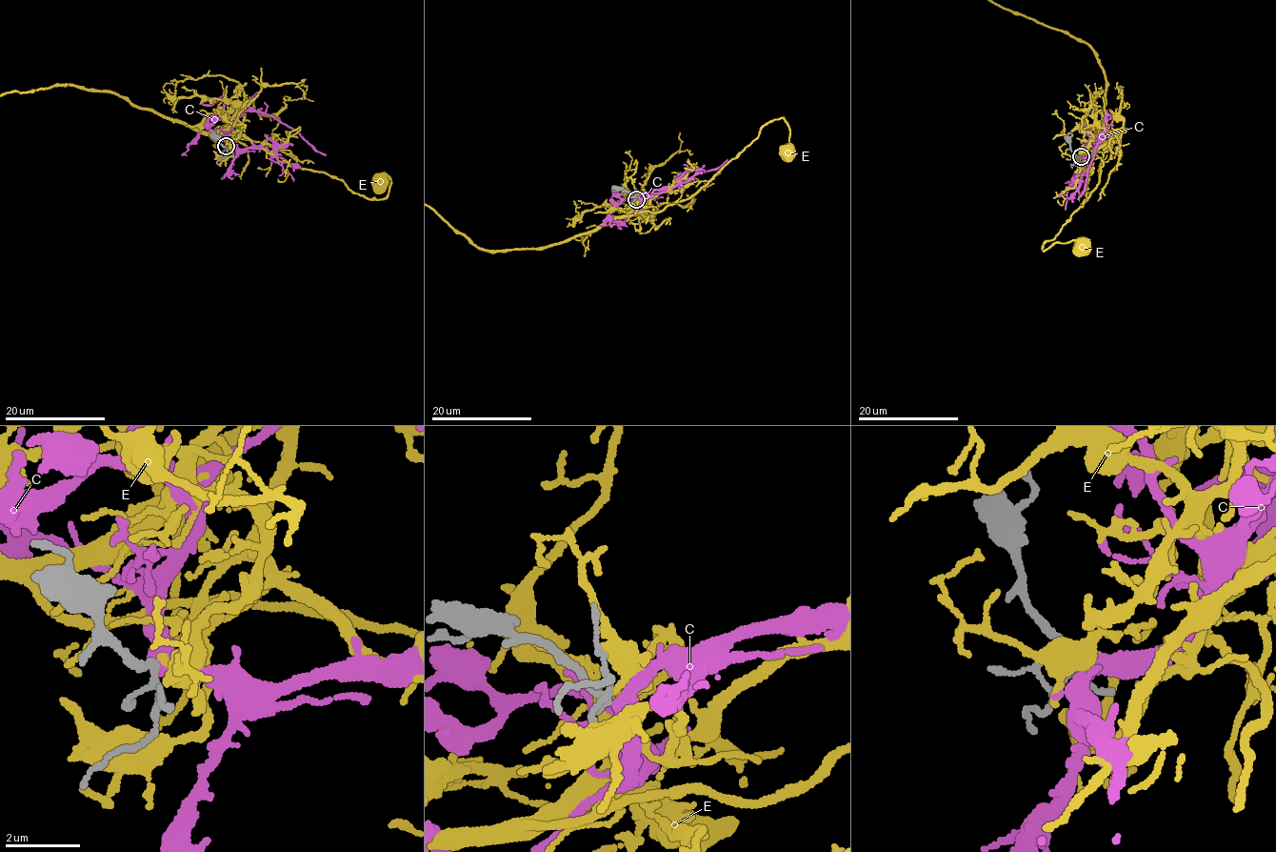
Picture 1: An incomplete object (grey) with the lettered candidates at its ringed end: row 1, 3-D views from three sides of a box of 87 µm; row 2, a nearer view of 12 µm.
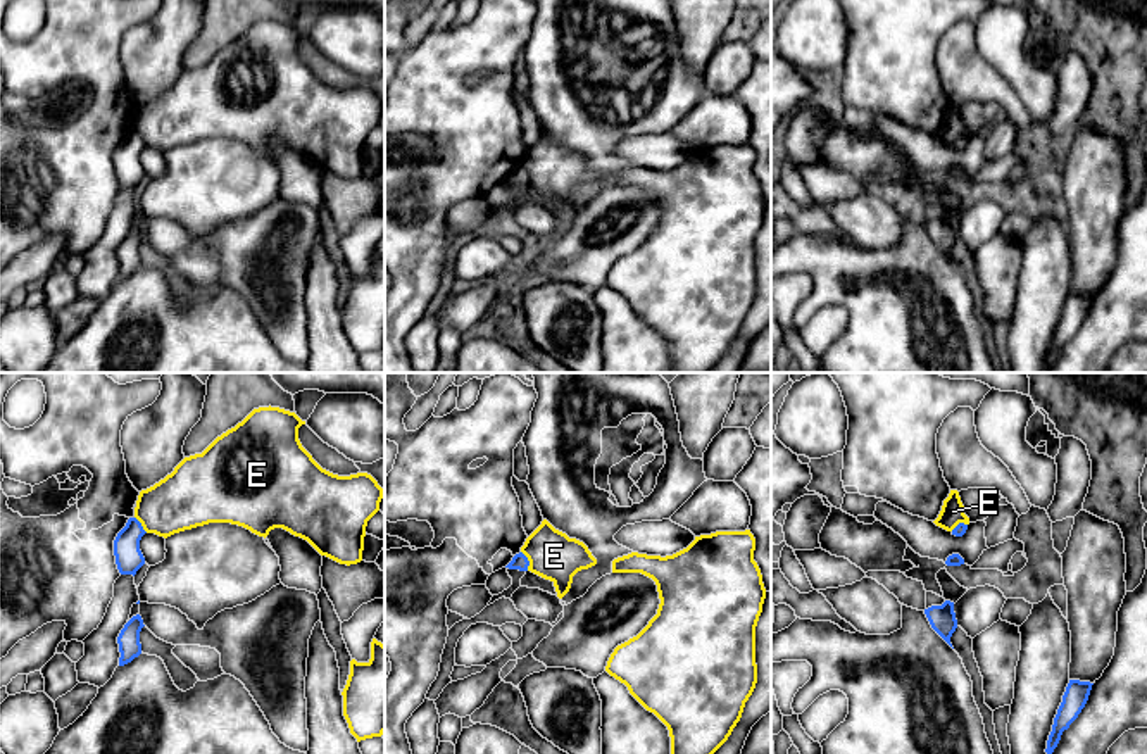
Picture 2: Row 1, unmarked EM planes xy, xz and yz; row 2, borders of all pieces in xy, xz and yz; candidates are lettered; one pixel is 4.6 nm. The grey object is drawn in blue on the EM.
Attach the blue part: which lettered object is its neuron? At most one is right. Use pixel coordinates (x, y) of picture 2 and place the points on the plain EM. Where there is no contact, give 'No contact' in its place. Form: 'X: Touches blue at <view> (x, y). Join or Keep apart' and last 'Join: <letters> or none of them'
C: No contact. Join
E: Touches blue at xz (528, 175). Keep apart
Join: C

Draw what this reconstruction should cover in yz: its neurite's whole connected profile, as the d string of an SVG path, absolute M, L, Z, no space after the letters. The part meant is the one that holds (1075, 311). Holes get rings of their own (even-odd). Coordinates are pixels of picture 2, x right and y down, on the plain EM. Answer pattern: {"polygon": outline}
{"polygon": "M1069 293L1047 354L1047 371L1050 371L1054 362L1057 361L1062 345L1069 342L1069 338L1085 321L1092 298L1094 297L1090 295Z"}

